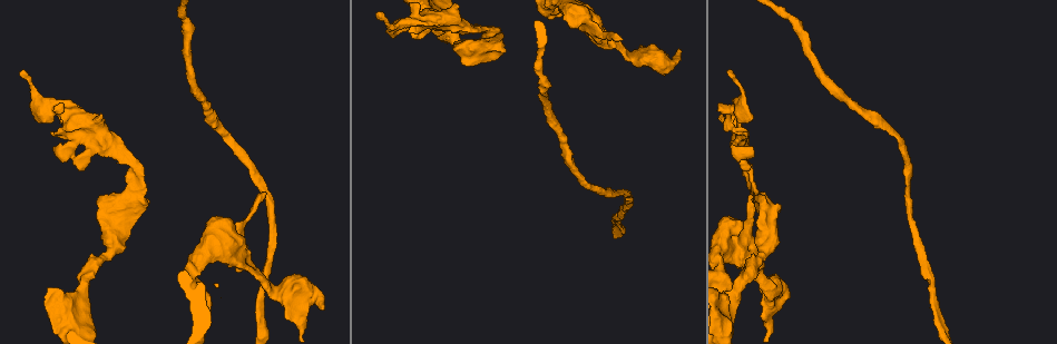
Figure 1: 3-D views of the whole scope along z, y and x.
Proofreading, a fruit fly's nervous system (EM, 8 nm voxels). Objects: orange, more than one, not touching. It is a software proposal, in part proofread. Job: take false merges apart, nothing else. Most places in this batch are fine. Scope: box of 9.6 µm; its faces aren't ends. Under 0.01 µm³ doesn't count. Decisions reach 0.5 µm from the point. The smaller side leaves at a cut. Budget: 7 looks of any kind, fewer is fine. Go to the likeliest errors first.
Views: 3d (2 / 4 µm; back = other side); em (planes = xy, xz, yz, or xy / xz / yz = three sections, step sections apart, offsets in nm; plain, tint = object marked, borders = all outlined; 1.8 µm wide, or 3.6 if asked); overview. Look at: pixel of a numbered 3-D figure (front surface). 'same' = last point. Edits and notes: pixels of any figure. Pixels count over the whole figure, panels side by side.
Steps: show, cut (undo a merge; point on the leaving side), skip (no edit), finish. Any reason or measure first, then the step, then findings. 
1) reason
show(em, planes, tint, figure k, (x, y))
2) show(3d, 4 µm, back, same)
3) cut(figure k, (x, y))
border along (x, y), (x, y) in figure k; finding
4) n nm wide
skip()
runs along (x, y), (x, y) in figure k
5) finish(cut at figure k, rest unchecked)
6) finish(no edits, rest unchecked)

sharp bend
show(em, 3.6 µm, xz, step 4, plain, figure 1, (593, 27))

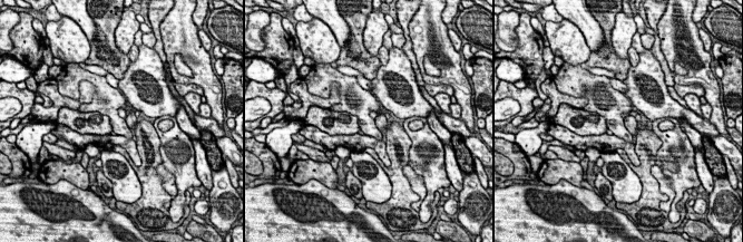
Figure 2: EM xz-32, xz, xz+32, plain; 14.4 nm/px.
what lies round it
show(em, 3.6 µm, xz, step 4, borders, same)

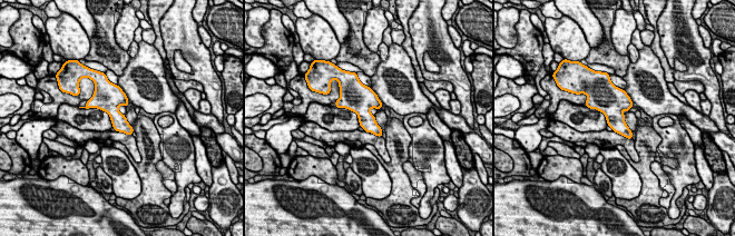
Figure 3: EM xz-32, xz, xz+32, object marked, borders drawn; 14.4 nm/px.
220 nm wide
skip()
one cell here

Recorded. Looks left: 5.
a fork
show(em, planes, plain, figure 1, (736, 106))

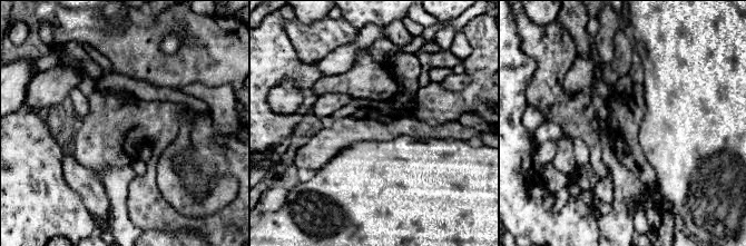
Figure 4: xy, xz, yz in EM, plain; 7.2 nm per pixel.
with the object marked
show(em, planes, tint, same)

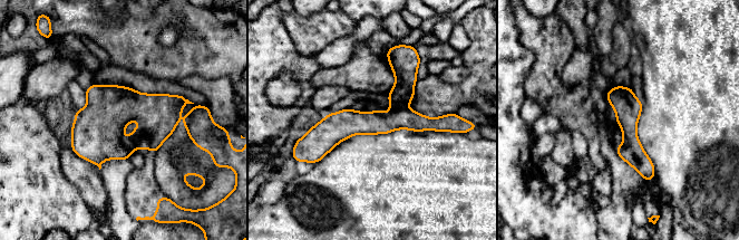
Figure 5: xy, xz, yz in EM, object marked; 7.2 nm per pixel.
cut(figure 5, (143, 142))
border along (149, 138), (141, 135), (135, 147) in figure 5; a second cell is stuck on

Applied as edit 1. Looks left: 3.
see it whole again
show(overview)

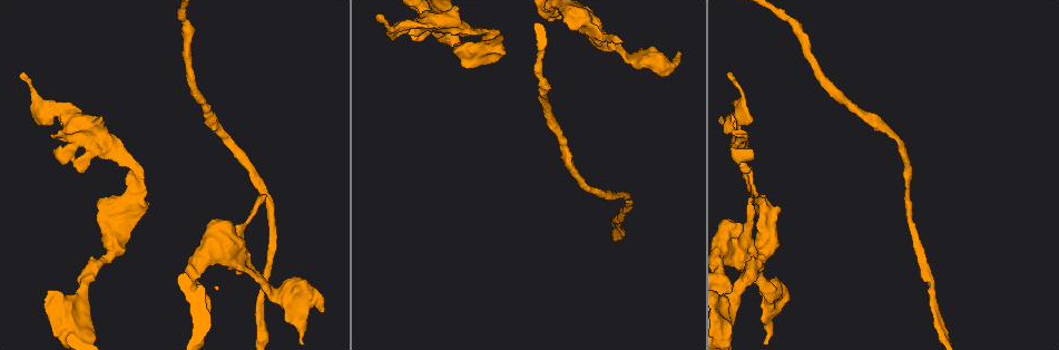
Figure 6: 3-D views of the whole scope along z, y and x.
thick turns thin
show(em, xz, step 16, tint, figure 6, (640, 63))

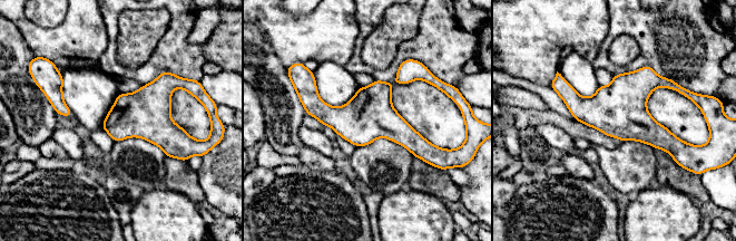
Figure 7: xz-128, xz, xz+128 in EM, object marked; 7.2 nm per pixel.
show(em, planes, tint, same)

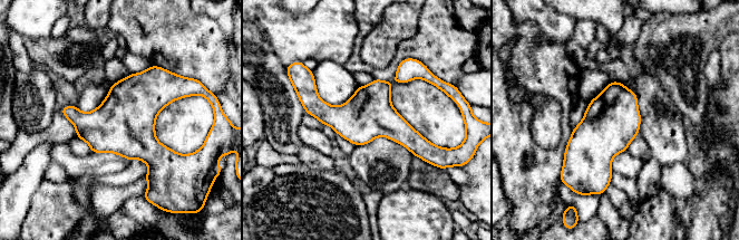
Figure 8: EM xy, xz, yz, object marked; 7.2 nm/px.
skip()
runs along (304, 96), (428, 145) in figure 8; all the same cell

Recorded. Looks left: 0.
finish(cut at figure 5, rest unchecked)

